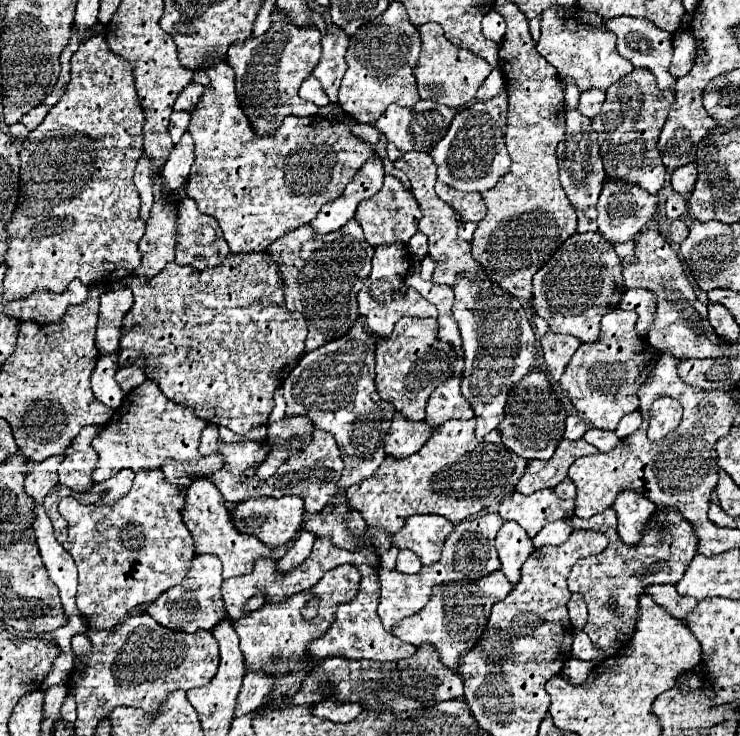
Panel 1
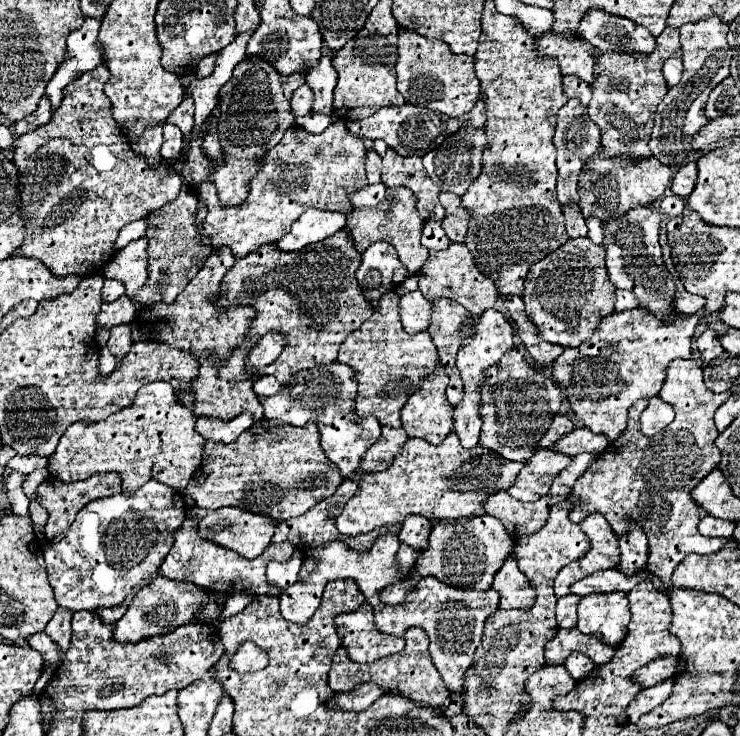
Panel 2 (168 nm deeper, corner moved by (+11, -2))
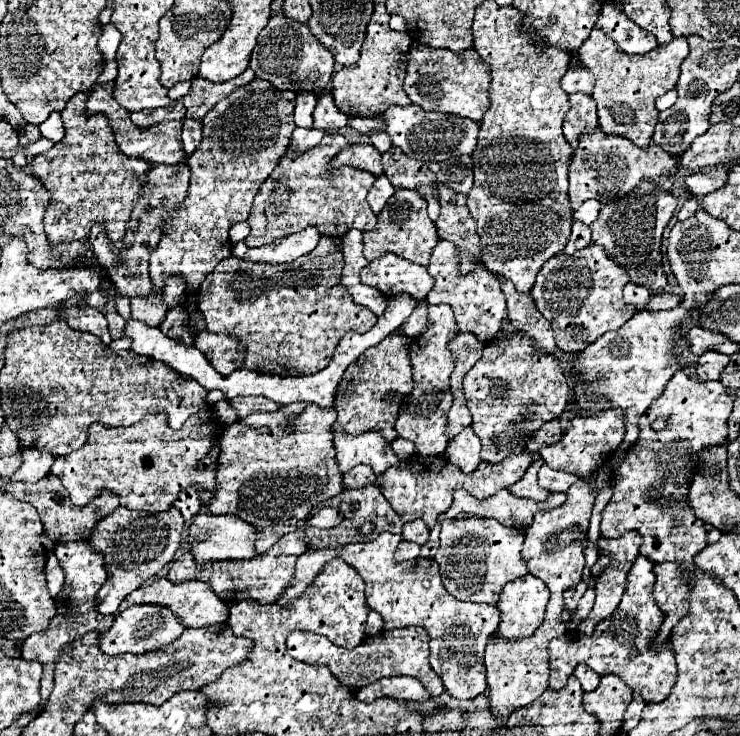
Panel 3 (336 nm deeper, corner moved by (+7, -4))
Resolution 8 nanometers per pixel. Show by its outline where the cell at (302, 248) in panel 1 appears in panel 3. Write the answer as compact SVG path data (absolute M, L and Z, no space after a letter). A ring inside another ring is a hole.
M321 236L319 246L313 252L293 260L291 264L245 262L237 256L229 256L221 260L217 270L213 270L213 274L209 274L209 278L205 278L205 282L199 286L197 306L205 316L209 332L225 332L245 346L245 358L237 362L237 366L281 378L317 374L329 364L333 350L345 332L355 330L363 334L377 322L377 316L369 308L355 304L351 294L341 284L343 266L345 260L339 248L339 240L331 236Z

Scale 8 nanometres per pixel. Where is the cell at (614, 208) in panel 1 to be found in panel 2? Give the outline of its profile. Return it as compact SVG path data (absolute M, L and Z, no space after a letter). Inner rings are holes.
M599 148L579 172L579 210L585 218L595 216L605 222L639 204L653 204L669 188L671 174L671 168L655 158L637 160L637 156L613 156Z

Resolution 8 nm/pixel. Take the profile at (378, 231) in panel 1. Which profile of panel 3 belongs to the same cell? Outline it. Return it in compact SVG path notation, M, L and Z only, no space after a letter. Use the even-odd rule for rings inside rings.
M397 190L385 204L385 208L377 214L377 226L373 230L363 232L363 254L367 260L377 258L377 254L393 252L409 262L427 266L429 264L429 250L437 244L437 230L435 224L427 216L427 202L421 194L413 190Z

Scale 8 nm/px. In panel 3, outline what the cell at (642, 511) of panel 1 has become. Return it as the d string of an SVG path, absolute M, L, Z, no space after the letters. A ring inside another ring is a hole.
M639 554L627 574L625 594L613 616L599 622L591 636L585 636L579 630L569 630L563 636L549 642L549 666L551 666L549 688L553 690L563 688L567 684L567 678L573 674L575 666L587 664L601 676L603 674L621 676L627 682L627 686L631 686L637 694L643 696L645 702L663 702L667 698L671 686L677 682L677 666L673 660L675 654L671 644L659 648L651 646L659 630L659 624L663 622L663 614L655 606L651 596L653 582L655 582L653 562L643 554Z

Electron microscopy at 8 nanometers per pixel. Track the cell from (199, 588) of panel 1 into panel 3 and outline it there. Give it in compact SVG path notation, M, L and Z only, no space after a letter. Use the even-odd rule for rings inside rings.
M139 604L139 606L127 608L115 616L113 626L101 634L101 650L105 654L113 654L113 656L125 654L125 652L141 654L141 652L149 652L149 650L157 650L161 646L167 646L169 642L179 638L179 634L183 630L185 630L185 626L167 606Z

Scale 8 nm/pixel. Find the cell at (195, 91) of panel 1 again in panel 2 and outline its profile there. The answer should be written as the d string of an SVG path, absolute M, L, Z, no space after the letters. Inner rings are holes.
M185 96L183 102L171 112L167 122L175 124L185 136L189 136L189 132L193 130L193 98Z

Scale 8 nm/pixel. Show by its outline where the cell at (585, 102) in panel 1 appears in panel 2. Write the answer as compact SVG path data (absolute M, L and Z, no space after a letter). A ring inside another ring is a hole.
M563 76L563 92L567 98L579 98L585 106L591 100L591 86L577 76Z

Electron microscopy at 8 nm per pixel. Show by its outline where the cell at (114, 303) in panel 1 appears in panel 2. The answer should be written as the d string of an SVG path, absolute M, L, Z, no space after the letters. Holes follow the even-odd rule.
M121 296L111 304L103 304L101 312L97 314L97 324L113 328L117 324L129 324L135 320L135 306L129 296Z

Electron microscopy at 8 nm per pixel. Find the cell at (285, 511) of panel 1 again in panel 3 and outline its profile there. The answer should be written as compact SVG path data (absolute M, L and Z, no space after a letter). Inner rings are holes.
M201 512L193 520L193 536L189 536L191 550L197 558L197 562L209 562L209 560L251 560L257 556L255 540L259 530L243 522L235 516L213 516L209 512Z

